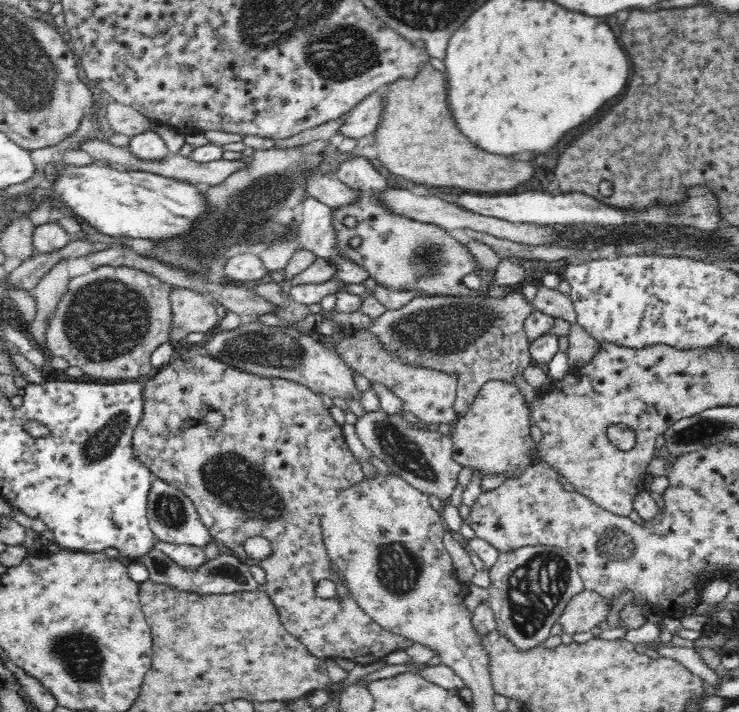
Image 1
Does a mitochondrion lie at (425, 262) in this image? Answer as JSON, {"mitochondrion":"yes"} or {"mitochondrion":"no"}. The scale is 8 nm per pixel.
{"mitochondrion":"yes"}

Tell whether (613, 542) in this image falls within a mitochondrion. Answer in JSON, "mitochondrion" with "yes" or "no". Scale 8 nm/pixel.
{"mitochondrion":"yes"}

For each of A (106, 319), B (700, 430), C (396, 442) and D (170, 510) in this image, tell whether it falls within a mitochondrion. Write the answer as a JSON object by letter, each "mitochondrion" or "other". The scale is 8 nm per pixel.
{"A":"mitochondrion","B":"mitochondrion","C":"mitochondrion","D":"mitochondrion"}

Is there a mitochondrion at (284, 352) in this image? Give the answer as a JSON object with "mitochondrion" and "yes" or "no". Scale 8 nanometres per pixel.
{"mitochondrion":"yes"}

